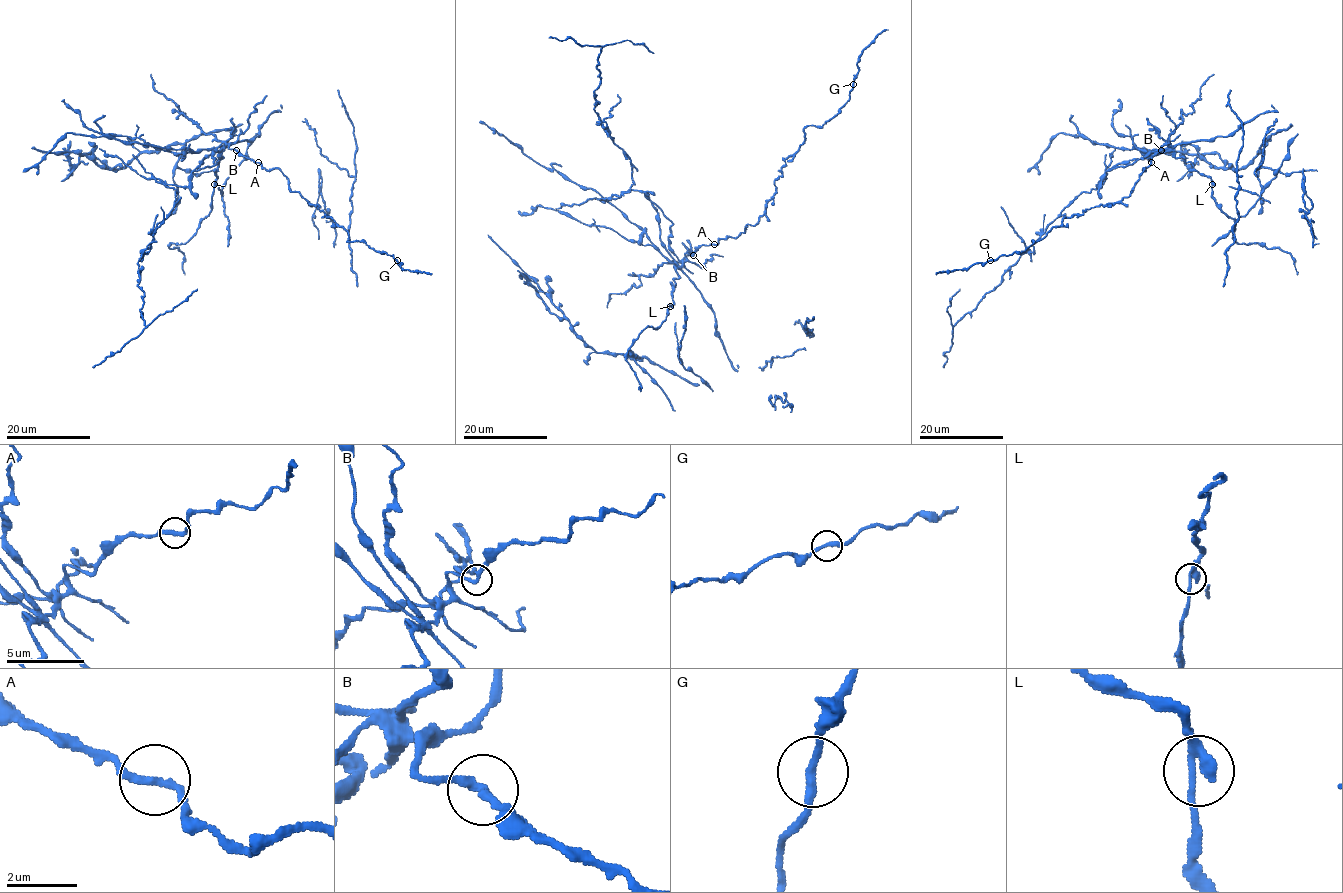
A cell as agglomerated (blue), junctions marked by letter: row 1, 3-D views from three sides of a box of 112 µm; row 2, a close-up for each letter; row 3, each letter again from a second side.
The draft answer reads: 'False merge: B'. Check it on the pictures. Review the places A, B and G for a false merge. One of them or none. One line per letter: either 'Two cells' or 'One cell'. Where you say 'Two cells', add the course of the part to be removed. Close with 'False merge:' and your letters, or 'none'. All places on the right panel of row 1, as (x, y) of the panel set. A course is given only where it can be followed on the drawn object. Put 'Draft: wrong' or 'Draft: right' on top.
Draft: right
A: One cell
B: Two cells
G: One cell
False merge: B

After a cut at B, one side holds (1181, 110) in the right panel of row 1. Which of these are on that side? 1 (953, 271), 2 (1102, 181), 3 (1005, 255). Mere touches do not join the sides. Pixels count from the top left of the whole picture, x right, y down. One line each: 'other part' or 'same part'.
1: other part
2: same part
3: other part

